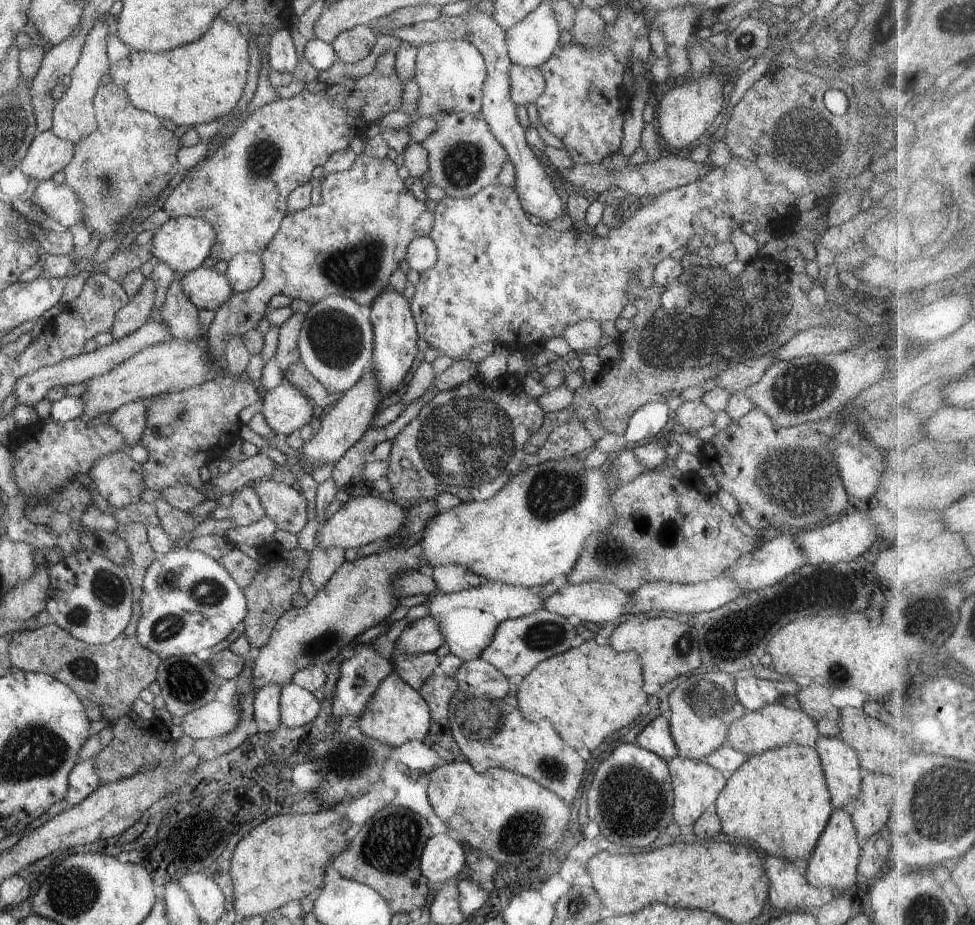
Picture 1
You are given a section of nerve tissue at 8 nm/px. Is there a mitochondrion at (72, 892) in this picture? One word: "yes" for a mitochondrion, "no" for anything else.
yes

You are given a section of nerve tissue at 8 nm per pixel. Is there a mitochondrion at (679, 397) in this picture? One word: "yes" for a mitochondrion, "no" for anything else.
no

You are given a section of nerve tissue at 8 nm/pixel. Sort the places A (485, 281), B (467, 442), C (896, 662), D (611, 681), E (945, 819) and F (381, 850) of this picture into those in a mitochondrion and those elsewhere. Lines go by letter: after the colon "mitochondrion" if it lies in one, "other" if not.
A: mitochondrion
B: mitochondrion
C: other
D: other
E: mitochondrion
F: mitochondrion

